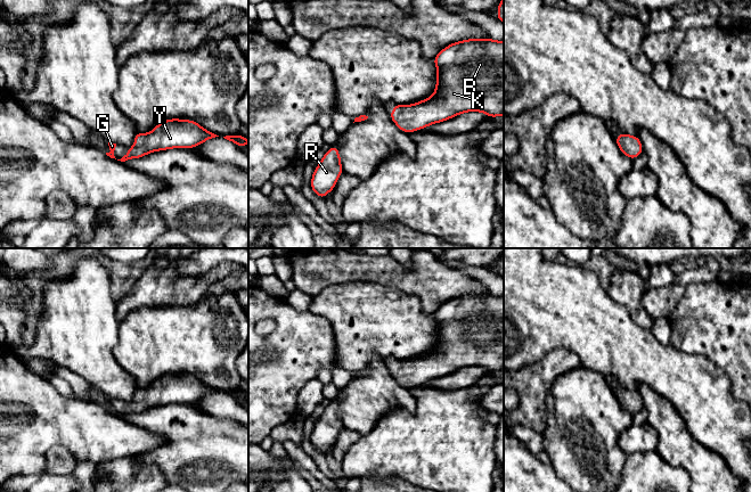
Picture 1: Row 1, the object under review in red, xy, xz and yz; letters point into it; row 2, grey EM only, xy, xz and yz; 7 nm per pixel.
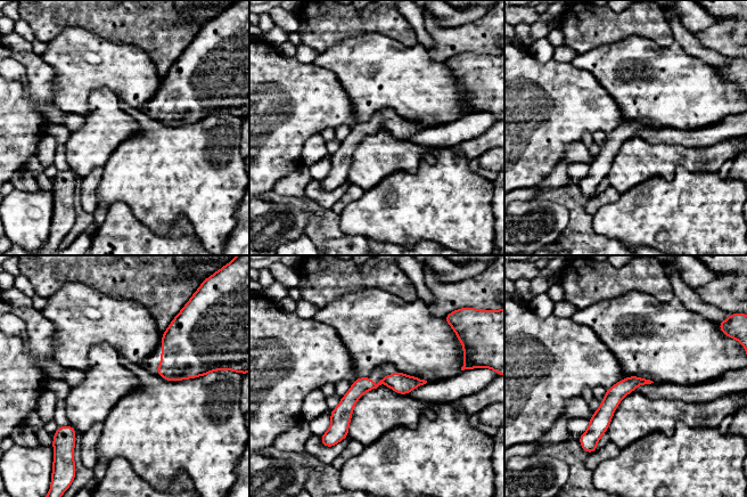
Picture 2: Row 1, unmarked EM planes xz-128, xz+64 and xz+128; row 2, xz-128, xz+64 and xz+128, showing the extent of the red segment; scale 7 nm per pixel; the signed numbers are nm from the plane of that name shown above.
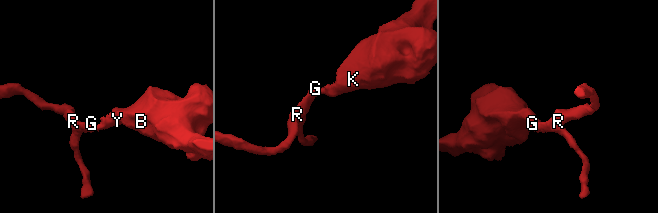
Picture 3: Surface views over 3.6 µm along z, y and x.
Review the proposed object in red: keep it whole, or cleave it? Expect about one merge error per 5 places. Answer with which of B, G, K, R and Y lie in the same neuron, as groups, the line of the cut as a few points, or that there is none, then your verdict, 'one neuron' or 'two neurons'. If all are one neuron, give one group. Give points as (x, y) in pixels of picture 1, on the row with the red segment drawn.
B G K R Y; no cut; one neuron

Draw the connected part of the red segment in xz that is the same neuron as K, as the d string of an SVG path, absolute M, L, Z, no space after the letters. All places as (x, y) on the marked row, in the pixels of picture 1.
M468 39L443 48L434 58L438 71L435 92L414 105L395 104L390 118L398 129L411 133L466 112L504 116L504 41Z

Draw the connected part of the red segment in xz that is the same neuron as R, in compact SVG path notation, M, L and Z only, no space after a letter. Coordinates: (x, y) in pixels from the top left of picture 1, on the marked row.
M333 145L330 149L324 154L320 164L315 167L310 187L318 197L326 198L326 195L335 188L342 173L338 147Z

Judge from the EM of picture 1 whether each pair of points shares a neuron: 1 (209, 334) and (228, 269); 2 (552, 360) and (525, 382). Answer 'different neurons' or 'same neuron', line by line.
1: different neurons
2: same neuron

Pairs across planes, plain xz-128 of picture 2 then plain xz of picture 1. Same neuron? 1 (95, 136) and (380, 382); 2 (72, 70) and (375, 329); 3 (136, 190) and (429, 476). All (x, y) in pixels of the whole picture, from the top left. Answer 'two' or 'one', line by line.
1: one
2: one
3: one

